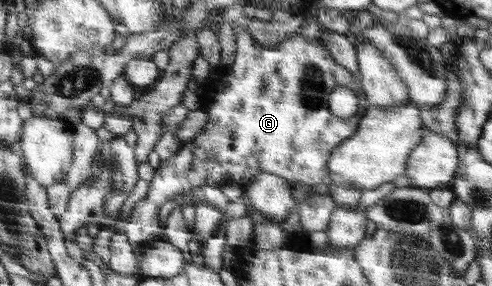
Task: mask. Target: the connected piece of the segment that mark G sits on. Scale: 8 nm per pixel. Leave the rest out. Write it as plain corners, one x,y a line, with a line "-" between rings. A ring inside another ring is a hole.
245,29
236,34
236,42
236,56
231,72
226,74
217,87
207,89
202,97
201,112
206,115
208,123
202,129
201,135
181,145
181,150
173,158
163,161
155,169
155,176
149,183
146,198
136,203
133,214
121,229
134,250
143,251
149,248
151,243
148,243
148,240
163,233
158,224
161,207
186,191
205,185
221,189
231,183
237,183
242,187
263,173
285,177
285,180
296,184
297,187
307,189
314,188
317,184
332,184
328,170
329,157
332,156
333,150
356,133
359,121
362,120
359,119
359,115
364,117
365,104
361,97
364,89
360,76
337,63
319,39
304,39
299,33
287,36
275,46
267,46
257,41
-
335,86
347,86
356,93
358,110
352,117
337,119
329,113
327,97

